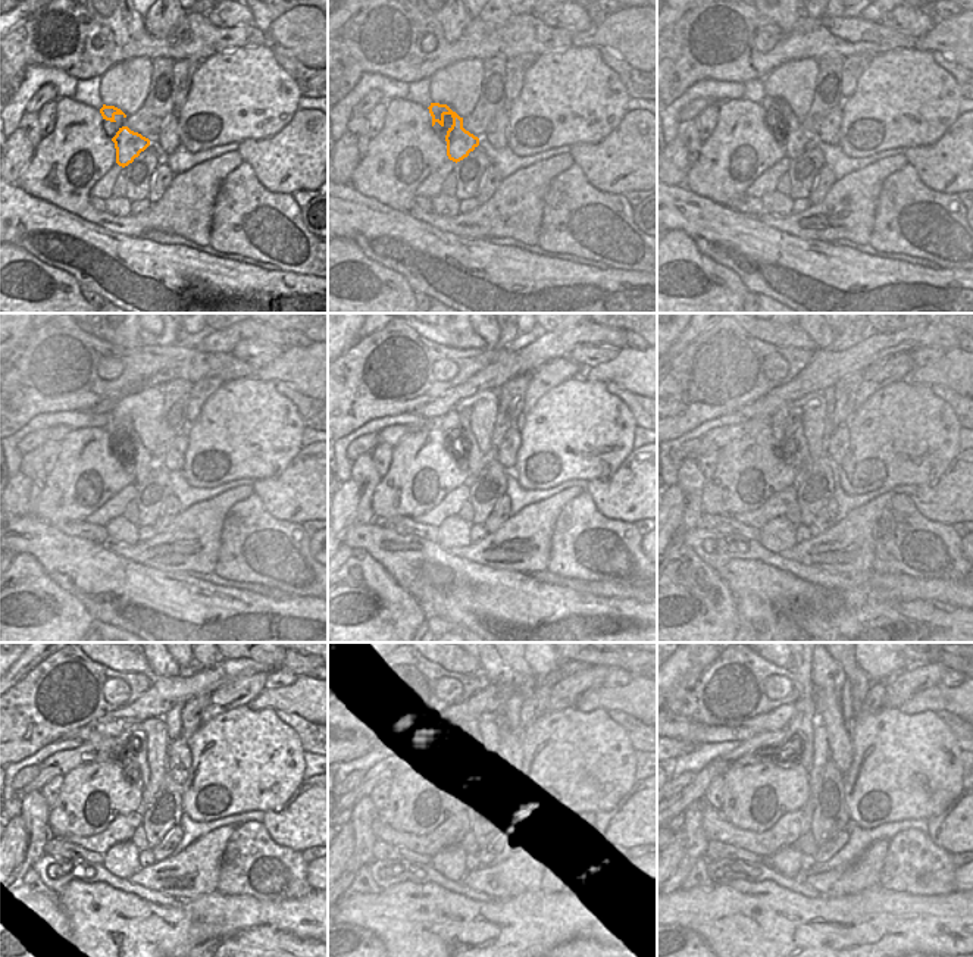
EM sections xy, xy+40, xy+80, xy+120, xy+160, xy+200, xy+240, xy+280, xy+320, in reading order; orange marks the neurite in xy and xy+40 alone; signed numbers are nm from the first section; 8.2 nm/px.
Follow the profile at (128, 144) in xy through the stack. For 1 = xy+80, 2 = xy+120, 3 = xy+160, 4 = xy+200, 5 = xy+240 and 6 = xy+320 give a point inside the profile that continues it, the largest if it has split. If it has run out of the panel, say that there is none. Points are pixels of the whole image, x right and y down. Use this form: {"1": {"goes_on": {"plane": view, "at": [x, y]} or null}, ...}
{"1": {"goes_on": {"plane": "xy+80", "at": [795, 138]}}, "2": {"goes_on": {"plane": "xy+120", "at": [140, 459]}}, "3": {"goes_on": {"plane": "xy+160", "at": [474, 460]}}, "4": {"goes_on": {"plane": "xy+200", "at": [803, 457]}}, "5": {"goes_on": {"plane": "xy+240", "at": [144, 772]}}, "6": {"goes_on": {"plane": "xy+320", "at": [803, 719]}}}

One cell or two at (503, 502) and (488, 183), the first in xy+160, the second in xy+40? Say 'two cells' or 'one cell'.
one cell

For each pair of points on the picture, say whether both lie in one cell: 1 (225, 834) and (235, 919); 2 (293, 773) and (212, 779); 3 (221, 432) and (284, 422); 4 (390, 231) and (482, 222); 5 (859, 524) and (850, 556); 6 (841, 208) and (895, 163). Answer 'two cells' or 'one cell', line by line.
1: two cells
2: one cell
3: one cell
4: two cells
5: one cell
6: one cell

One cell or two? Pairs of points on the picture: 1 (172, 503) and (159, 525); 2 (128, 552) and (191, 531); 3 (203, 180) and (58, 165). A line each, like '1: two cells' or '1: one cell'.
1: one cell
2: one cell
3: one cell

